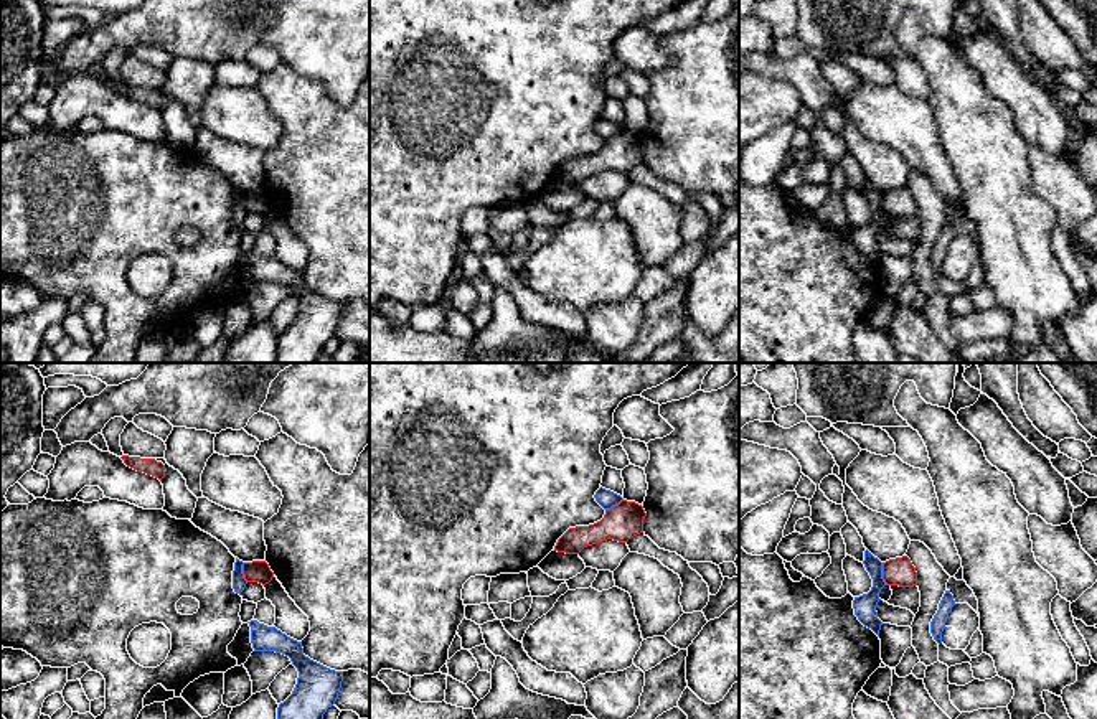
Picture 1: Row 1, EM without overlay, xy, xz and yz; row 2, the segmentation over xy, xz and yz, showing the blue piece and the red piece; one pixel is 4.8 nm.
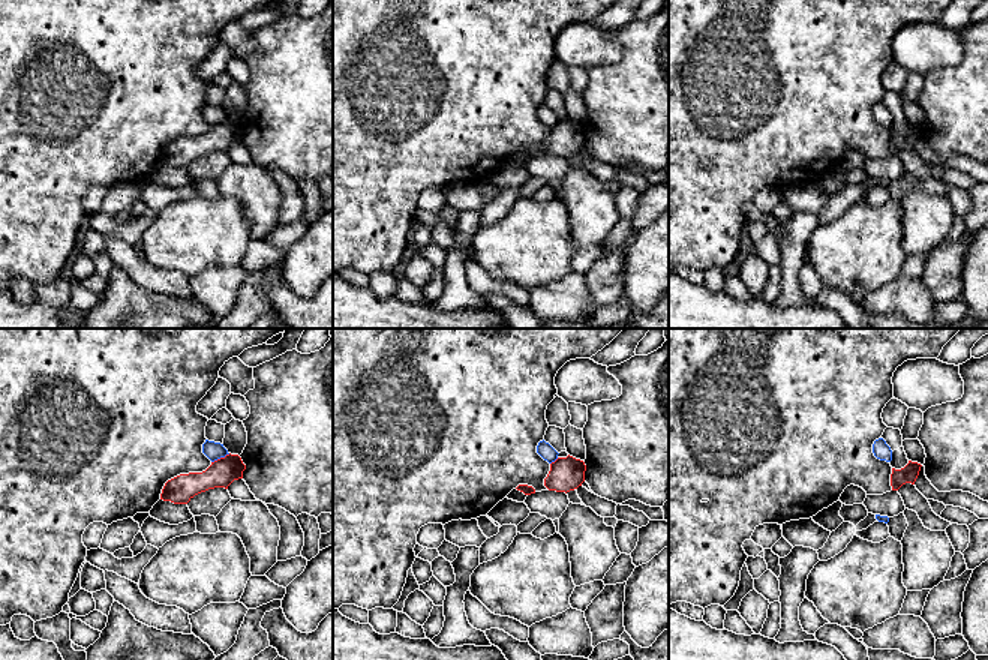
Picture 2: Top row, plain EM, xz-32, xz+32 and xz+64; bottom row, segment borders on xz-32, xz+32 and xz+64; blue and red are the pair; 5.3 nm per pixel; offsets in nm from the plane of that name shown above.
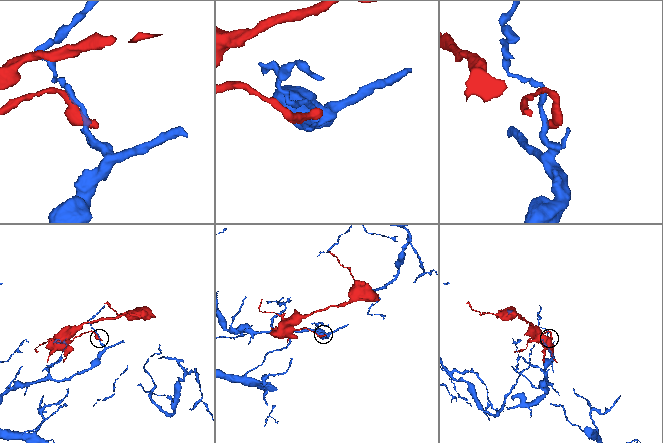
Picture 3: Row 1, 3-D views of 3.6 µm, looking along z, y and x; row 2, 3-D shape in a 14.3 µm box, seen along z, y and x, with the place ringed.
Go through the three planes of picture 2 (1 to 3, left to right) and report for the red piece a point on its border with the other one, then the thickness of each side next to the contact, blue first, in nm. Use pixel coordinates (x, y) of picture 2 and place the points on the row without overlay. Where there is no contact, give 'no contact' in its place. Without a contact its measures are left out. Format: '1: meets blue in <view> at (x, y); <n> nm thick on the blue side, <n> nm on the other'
1: meets blue in xz-32 at (221, 120); 100 nm thick on the blue side, 150 nm on the other
2: meets blue in xz+32 at (553, 125); 80 nm thick on the blue side, 180 nm on the other
3: no contact

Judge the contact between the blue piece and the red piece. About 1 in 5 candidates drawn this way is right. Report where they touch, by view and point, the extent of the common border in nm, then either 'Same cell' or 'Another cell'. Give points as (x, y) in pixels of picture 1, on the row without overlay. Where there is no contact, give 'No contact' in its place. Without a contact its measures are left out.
Touches blue at yz (881, 205). Shared border 110 nm. Another cell

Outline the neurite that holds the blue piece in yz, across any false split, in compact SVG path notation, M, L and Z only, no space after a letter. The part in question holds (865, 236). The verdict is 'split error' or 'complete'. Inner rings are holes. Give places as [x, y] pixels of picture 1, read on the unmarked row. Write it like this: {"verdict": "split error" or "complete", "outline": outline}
{"verdict": "complete", "outline": "M866 180L863 195L873 209L873 218L868 224L855 228L853 239L858 251L879 267L883 252L878 249L876 236L881 231L879 223L886 216L883 193Z"}

